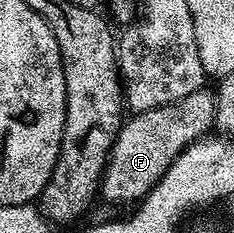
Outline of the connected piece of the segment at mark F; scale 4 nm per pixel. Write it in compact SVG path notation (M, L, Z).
M203 86L198 92L188 94L188 98L180 98L180 102L133 113L123 123L106 160L100 185L101 199L103 196L110 204L141 202L154 189L156 182L164 178L174 159L189 144L203 139L209 133L206 131L214 128L214 97L215 93L211 89L209 92L209 87Z

